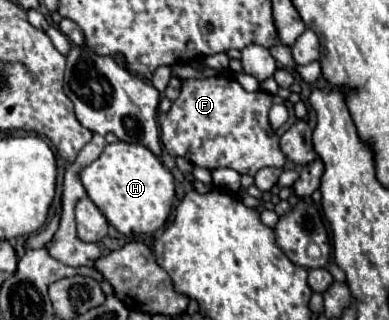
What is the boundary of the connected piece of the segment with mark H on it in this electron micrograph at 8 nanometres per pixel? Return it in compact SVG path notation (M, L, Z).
M117 141L107 145L99 159L81 171L81 183L97 209L123 235L155 233L161 229L175 199L173 175L147 147L137 143Z

